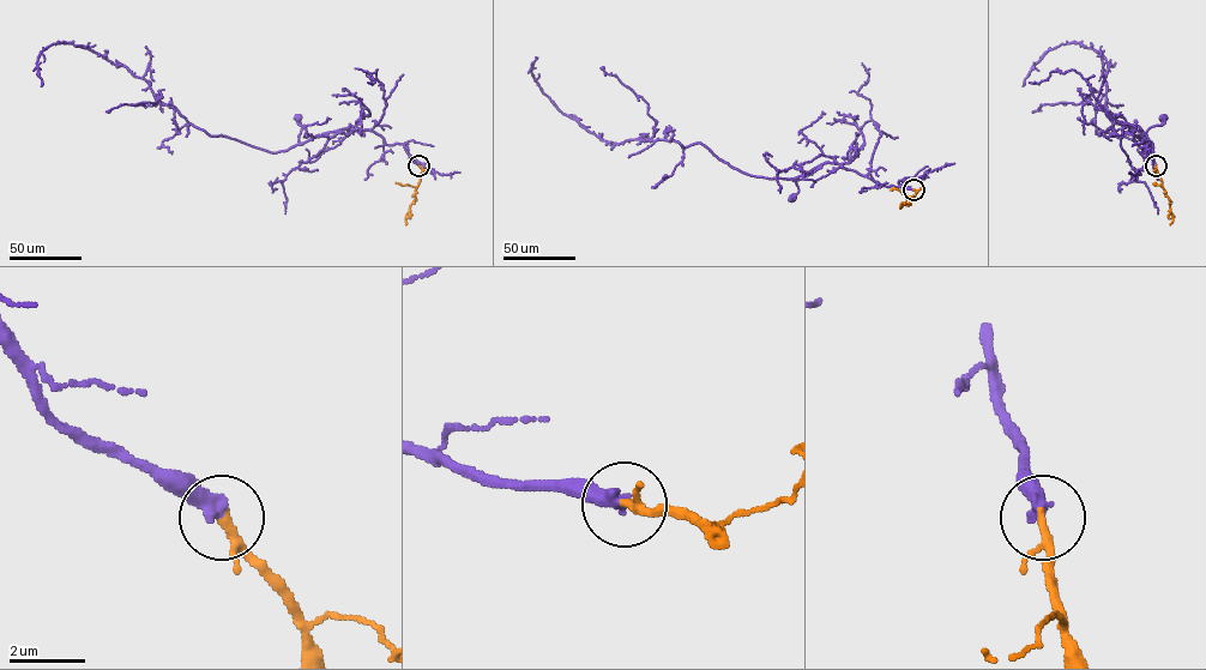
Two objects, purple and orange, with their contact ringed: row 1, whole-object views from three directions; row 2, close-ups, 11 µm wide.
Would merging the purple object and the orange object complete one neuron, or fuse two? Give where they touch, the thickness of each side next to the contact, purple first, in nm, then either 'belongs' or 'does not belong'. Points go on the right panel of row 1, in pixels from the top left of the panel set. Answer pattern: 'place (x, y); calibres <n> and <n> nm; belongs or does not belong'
place (1156, 166); calibres 400 and 180 nm; belongs

